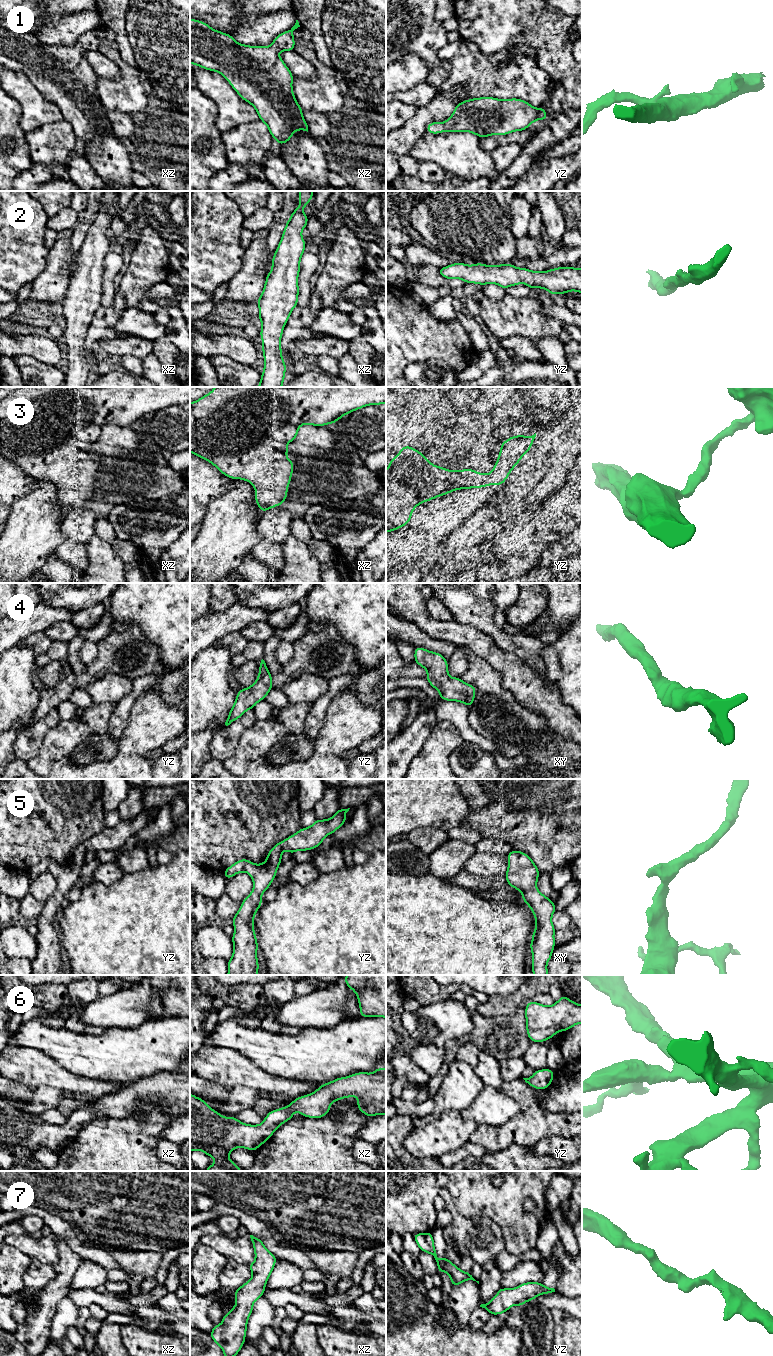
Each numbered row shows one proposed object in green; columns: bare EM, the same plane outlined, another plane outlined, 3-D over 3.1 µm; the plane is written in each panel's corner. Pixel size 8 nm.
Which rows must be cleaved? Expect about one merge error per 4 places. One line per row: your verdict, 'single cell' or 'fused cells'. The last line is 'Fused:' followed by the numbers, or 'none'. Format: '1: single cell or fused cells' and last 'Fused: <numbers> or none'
1: single cell
2: single cell
3: single cell
4: single cell
5: single cell
6: single cell
7: single cell
Fused: none

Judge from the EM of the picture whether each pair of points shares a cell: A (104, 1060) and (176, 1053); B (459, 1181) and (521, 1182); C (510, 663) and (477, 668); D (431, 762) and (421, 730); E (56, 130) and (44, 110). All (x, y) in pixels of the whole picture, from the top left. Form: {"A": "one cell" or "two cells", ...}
{"A": "one cell", "B": "one cell", "C": "two cells", "D": "two cells", "E": "two cells"}

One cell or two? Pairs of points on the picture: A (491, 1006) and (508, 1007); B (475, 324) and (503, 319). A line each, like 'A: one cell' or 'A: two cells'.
A: one cell
B: two cells

